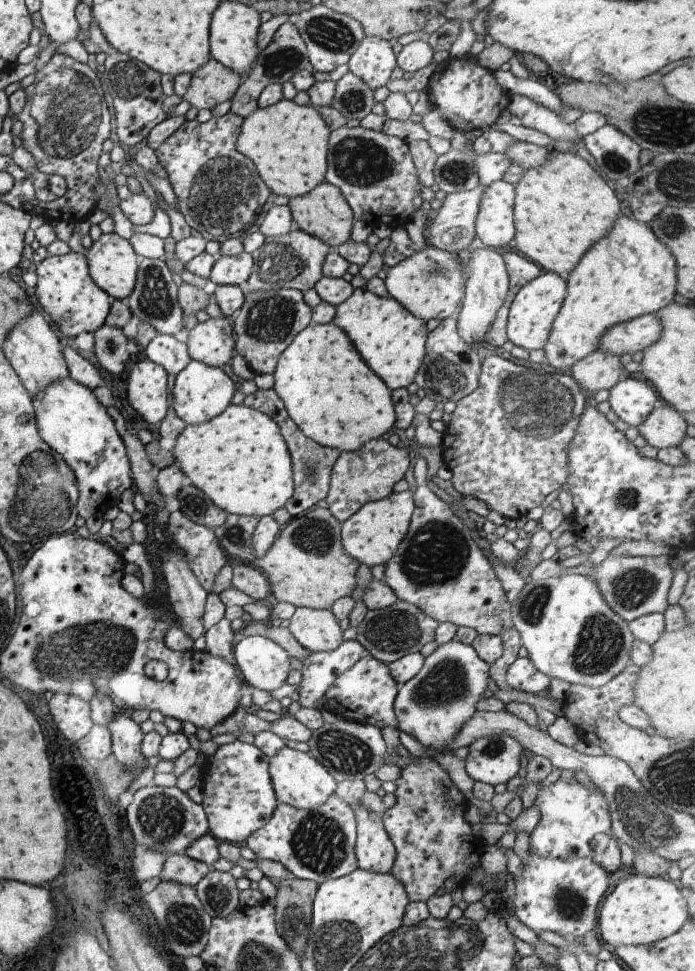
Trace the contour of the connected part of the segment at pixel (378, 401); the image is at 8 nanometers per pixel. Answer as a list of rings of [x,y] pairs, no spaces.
[[[310,323],[280,354],[273,372],[273,389],[281,398],[289,417],[298,428],[323,447],[339,451],[359,449],[365,442],[379,439],[396,422],[391,391],[386,383],[362,360],[348,335],[336,324]]]

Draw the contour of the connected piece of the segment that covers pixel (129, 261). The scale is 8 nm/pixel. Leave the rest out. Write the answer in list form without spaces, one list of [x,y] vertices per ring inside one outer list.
[[[114,231],[107,234],[102,233],[100,238],[92,243],[85,255],[92,280],[105,293],[108,293],[110,298],[122,300],[132,294],[141,258],[128,239],[120,237]]]

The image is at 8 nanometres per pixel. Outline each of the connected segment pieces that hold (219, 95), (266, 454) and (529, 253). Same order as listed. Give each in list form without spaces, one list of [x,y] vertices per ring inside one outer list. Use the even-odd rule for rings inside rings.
[[[210,57],[192,75],[187,94],[182,99],[198,110],[212,110],[214,106],[231,100],[241,84],[242,80],[236,71]]]
[[[244,403],[228,408],[206,422],[186,425],[172,450],[176,464],[210,500],[228,514],[262,518],[285,506],[294,494],[293,464],[279,426],[267,414]]]
[[[552,150],[550,156],[541,165],[525,169],[514,185],[514,240],[526,258],[566,277],[590,244],[608,234],[620,214],[620,202],[600,172],[580,155]]]

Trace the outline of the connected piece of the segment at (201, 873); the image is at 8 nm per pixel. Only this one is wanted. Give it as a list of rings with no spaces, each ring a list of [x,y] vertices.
[[[178,853],[166,858],[160,877],[162,881],[176,881],[194,887],[212,869],[205,862],[190,858],[186,853]]]

